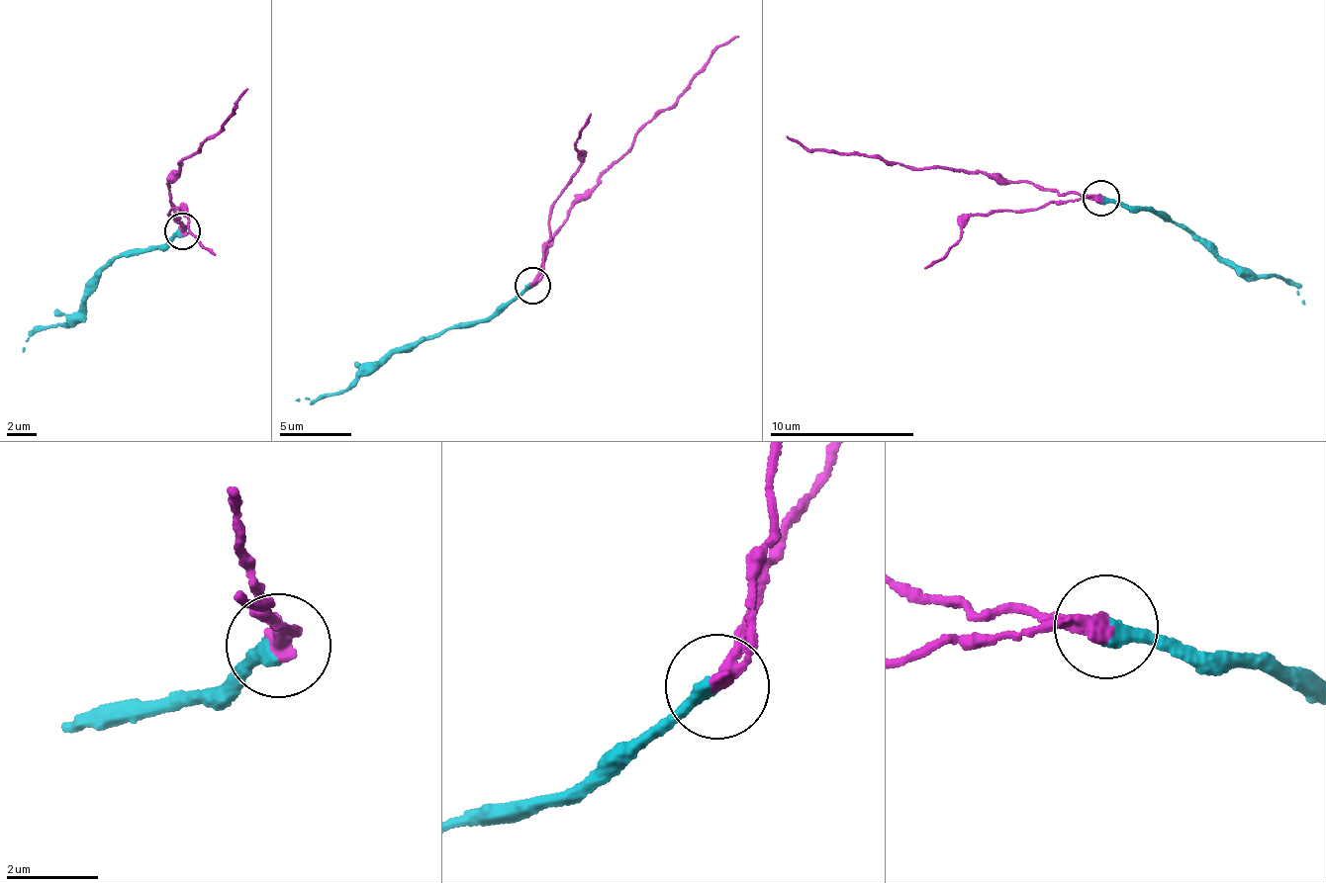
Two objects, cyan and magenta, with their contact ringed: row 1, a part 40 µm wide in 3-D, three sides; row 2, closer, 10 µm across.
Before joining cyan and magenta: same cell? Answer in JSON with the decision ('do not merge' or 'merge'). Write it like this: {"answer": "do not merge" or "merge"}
{"answer": "do not merge"}

